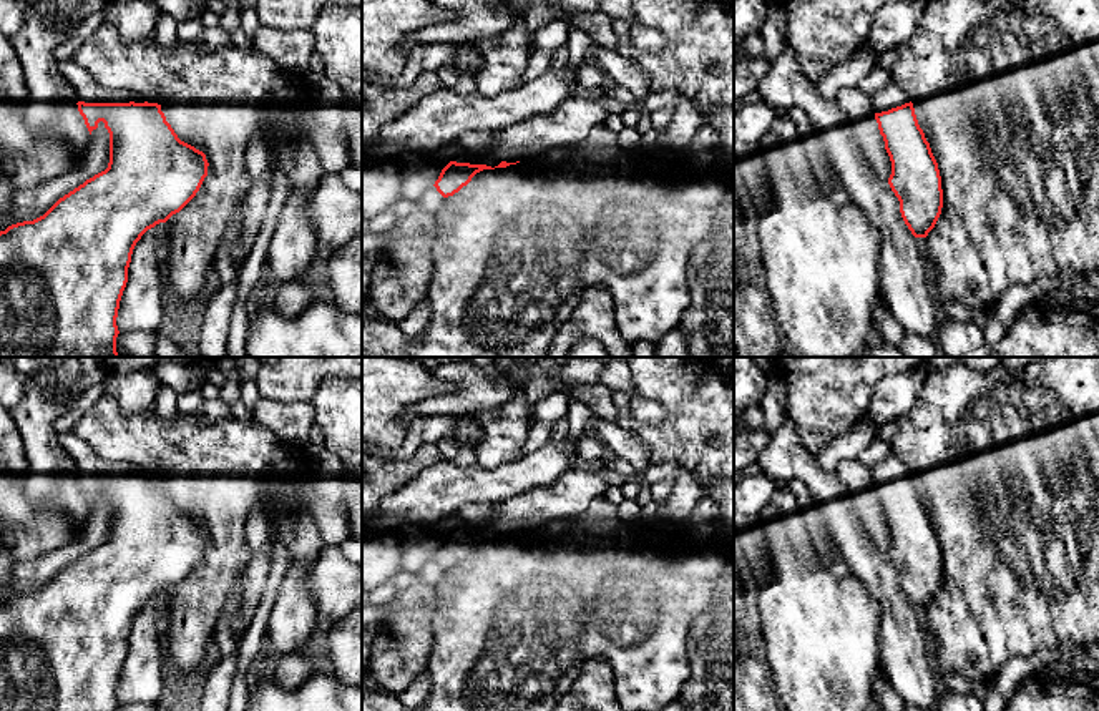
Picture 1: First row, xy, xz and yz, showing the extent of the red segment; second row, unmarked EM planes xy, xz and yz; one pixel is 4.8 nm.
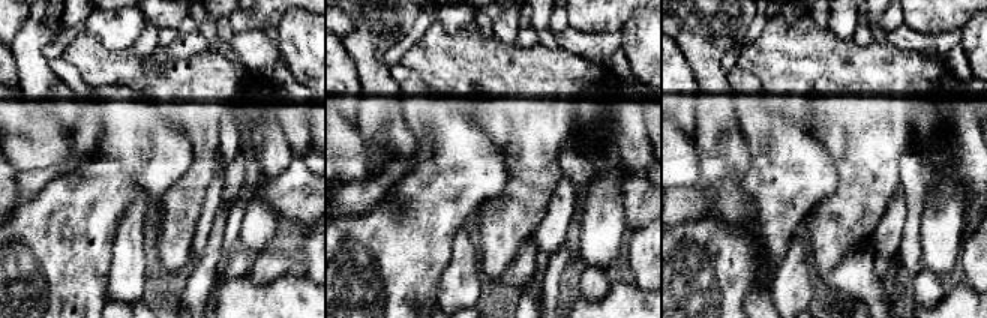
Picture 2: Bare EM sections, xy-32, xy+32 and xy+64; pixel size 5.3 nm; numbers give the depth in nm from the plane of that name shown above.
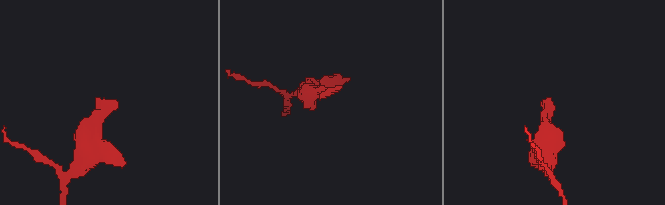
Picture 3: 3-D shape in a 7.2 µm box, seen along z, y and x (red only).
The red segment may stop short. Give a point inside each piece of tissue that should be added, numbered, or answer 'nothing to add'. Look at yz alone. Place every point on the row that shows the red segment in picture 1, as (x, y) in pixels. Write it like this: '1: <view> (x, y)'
1: yz (892, 95)

